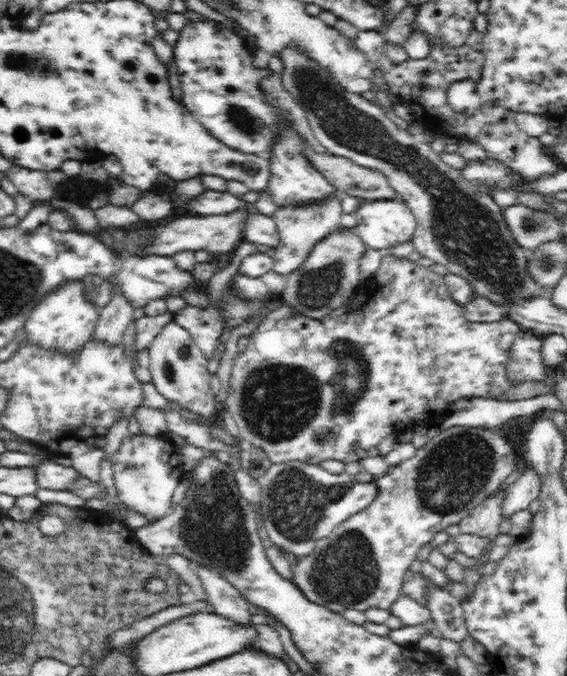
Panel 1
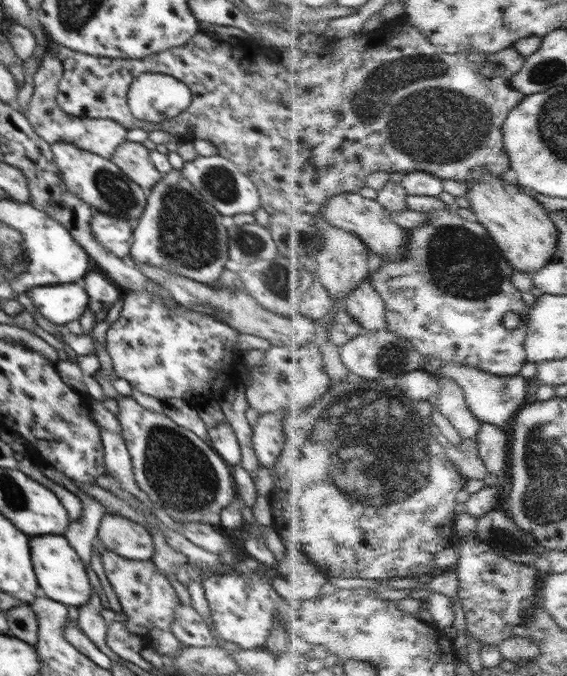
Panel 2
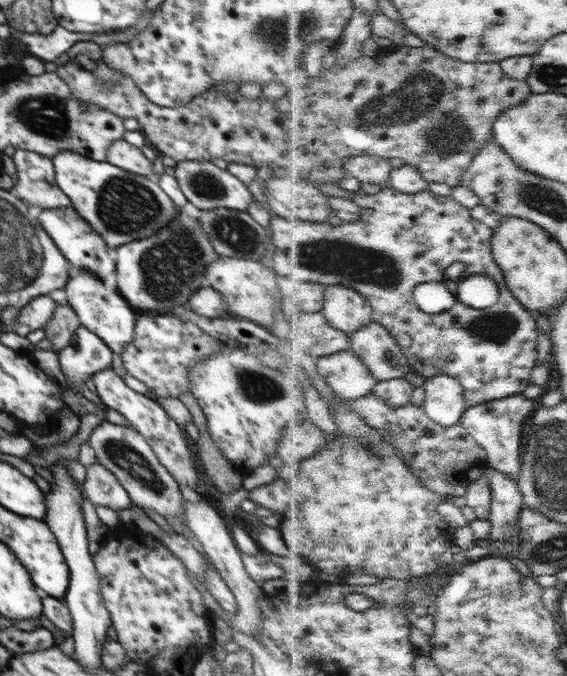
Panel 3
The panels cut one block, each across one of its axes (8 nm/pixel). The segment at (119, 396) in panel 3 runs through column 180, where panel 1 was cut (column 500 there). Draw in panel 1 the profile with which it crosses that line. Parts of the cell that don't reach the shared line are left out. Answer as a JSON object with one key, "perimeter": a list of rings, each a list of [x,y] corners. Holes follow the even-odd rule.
{"perimeter":[[[505,425],[494,428],[452,426],[428,440],[411,458],[387,466],[384,476],[372,481],[378,487],[374,502],[341,523],[326,540],[318,544],[313,556],[297,559],[292,570],[293,584],[310,602],[339,615],[350,609],[366,612],[370,608],[376,608],[390,612],[392,604],[402,594],[406,571],[417,565],[420,549],[432,543],[433,537],[446,531],[448,526],[458,525],[474,506],[493,494],[512,474],[519,462],[516,454],[523,451],[523,444],[514,445],[508,434]]]}

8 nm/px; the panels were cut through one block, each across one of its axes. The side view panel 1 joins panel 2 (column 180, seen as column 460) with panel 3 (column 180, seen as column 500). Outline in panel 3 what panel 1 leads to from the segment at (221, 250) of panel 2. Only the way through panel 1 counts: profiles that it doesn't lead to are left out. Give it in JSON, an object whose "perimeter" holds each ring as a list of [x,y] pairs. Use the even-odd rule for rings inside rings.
{"perimeter":[[[177,204],[175,207],[176,220],[170,222],[168,228],[146,240],[136,240],[116,248],[117,291],[139,312],[167,314],[175,306],[186,305],[192,292],[208,287],[205,266],[220,257],[197,219],[186,215]]]}

